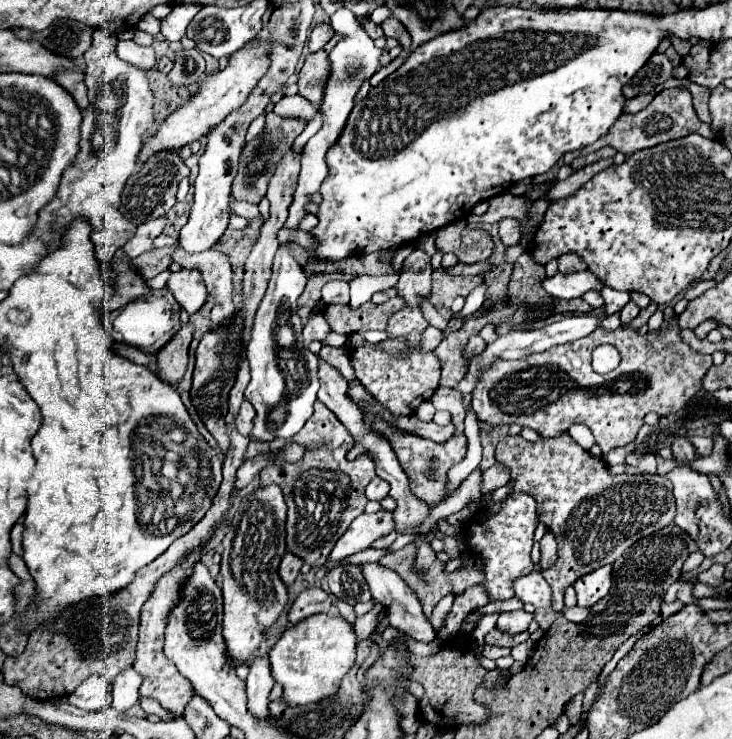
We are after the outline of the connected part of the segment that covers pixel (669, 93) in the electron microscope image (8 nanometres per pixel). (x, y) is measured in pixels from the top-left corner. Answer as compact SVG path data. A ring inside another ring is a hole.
M667 88L663 92L659 92L651 104L647 108L643 108L641 112L637 114L623 114L617 122L615 122L615 128L611 128L611 132L607 136L603 136L603 140L599 140L599 144L593 144L593 146L587 146L585 150L579 150L579 152L571 152L571 154L565 154L563 160L565 164L571 164L571 160L579 158L583 152L595 152L603 146L613 146L615 150L623 152L625 156L631 156L639 150L645 150L645 148L651 148L651 146L657 146L657 144L663 144L663 142L669 142L669 140L675 140L675 138L683 138L687 134L701 134L701 136L707 136L707 138L715 138L709 124L701 122L693 110L693 102L691 102L691 92L687 88Z

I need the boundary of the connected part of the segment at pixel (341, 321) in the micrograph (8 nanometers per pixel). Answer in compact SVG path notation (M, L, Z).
M395 296L383 304L365 302L363 306L355 308L355 310L351 306L329 304L329 306L325 306L323 316L329 322L333 332L349 336L359 330L385 330L391 314L399 312L403 308L403 304L405 302L401 300L401 296Z

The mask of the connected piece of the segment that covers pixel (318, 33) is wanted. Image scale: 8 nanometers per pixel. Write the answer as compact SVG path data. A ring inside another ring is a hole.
M317 24L313 30L311 30L311 36L309 36L309 50L311 52L317 52L321 50L331 38L333 38L333 28L331 24Z

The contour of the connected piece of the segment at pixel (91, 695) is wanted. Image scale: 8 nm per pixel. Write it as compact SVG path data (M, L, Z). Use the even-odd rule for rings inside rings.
M89 676L71 696L67 696L71 706L77 706L85 712L97 712L111 704L111 682L103 676Z

